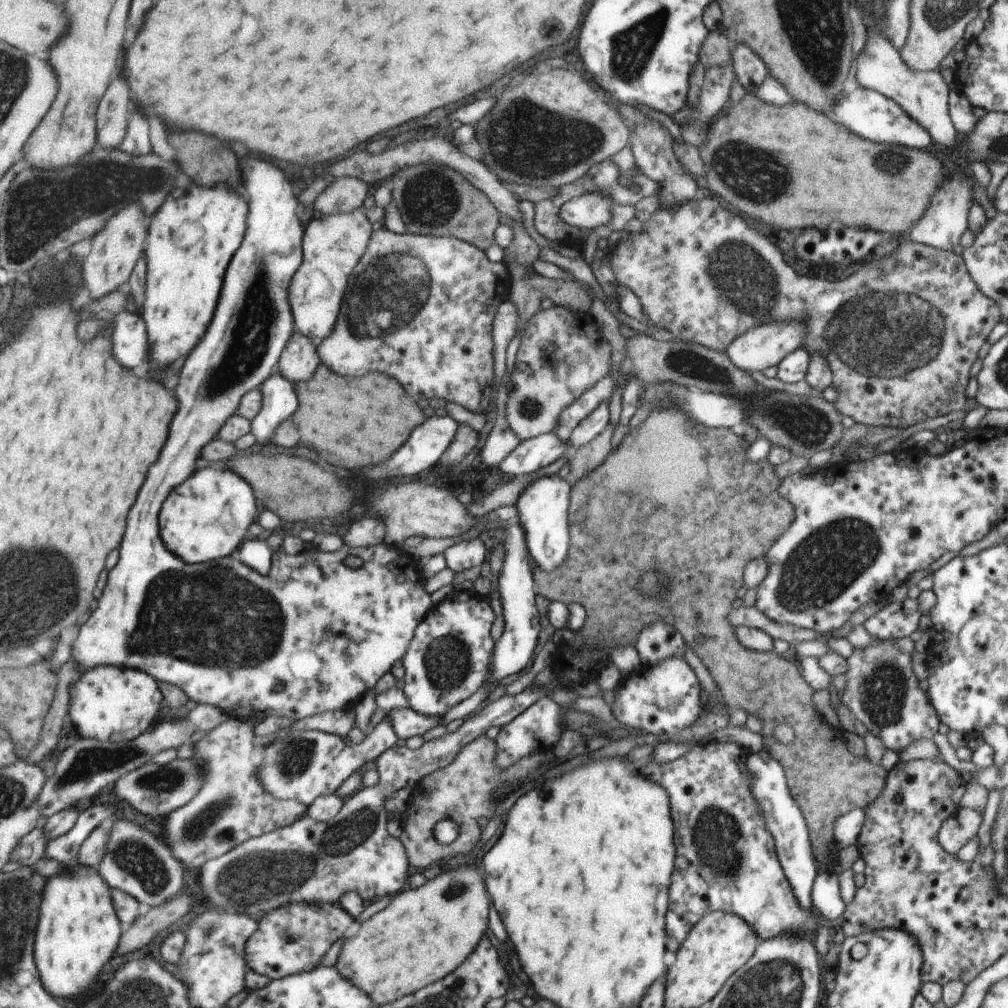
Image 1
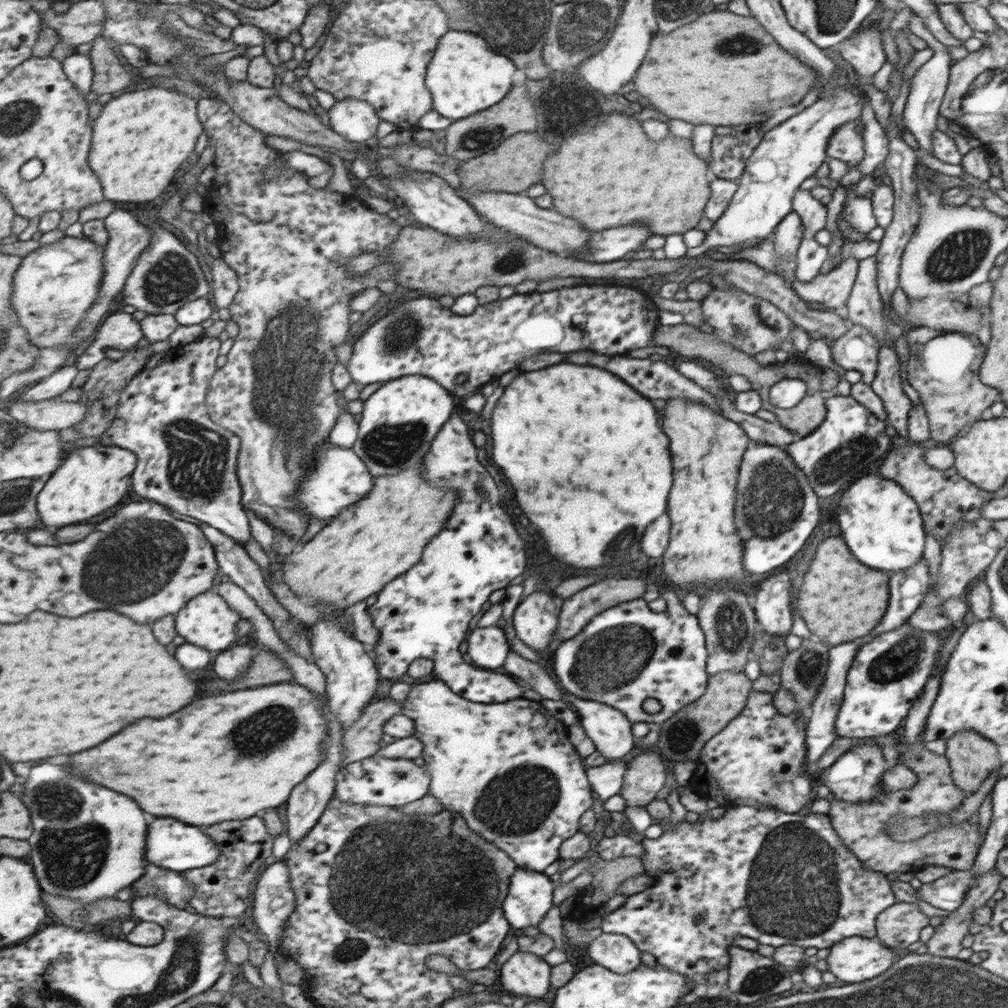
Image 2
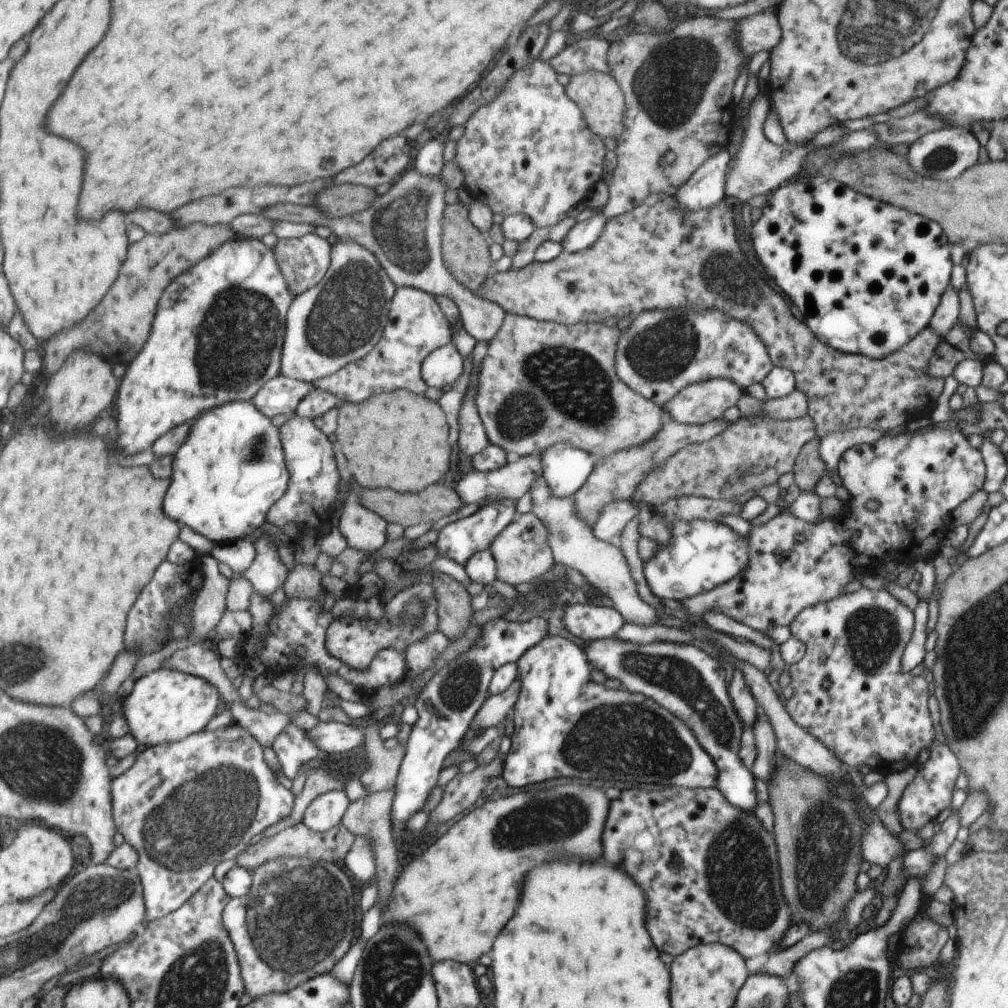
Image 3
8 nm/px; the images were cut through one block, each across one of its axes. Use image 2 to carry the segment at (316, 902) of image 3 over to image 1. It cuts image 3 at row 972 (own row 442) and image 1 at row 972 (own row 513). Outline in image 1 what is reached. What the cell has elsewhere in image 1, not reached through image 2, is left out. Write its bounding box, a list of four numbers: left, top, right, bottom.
[248,901,354,980]

